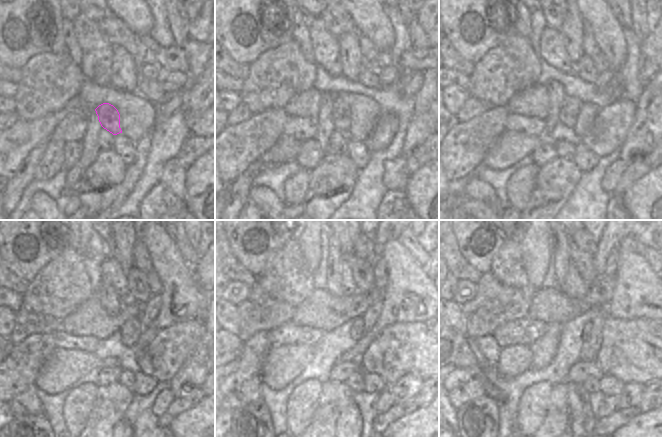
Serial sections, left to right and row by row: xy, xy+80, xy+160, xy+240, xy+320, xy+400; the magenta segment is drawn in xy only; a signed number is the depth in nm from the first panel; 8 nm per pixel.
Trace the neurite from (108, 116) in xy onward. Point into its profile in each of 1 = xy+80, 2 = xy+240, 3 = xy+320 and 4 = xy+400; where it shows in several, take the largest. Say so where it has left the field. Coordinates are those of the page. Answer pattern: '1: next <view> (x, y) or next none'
1: next xy+80 (340, 111)
2: next xy+240 (131, 329)
3: next xy+320 (357, 330)
4: next xy+400 (587, 330)

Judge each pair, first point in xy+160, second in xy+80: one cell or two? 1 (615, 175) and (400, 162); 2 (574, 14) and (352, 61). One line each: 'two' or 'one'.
1: one
2: one

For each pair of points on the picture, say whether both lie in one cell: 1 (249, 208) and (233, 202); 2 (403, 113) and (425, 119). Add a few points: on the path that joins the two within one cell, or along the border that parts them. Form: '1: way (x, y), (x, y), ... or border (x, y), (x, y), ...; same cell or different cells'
1: border (248, 200), (241, 209); different cells
2: border (414, 97), (414, 111), (404, 137); different cells

